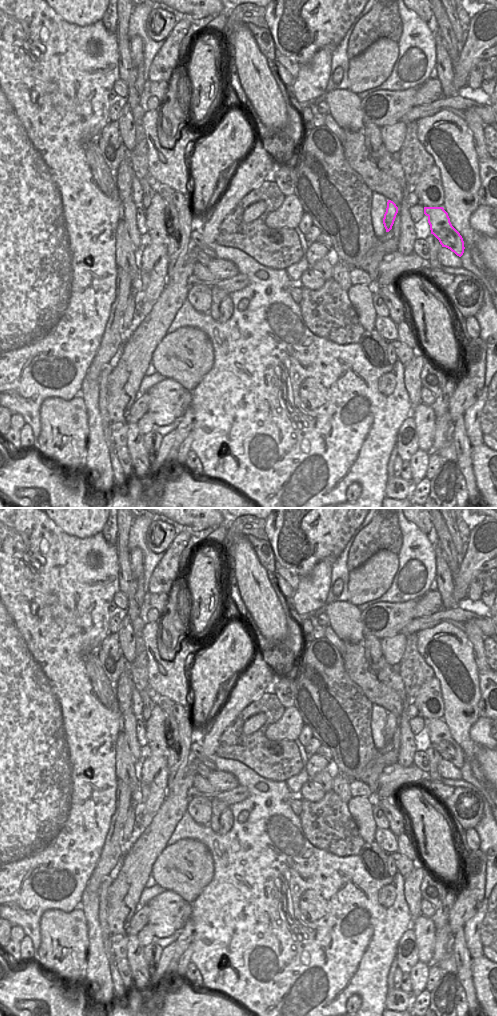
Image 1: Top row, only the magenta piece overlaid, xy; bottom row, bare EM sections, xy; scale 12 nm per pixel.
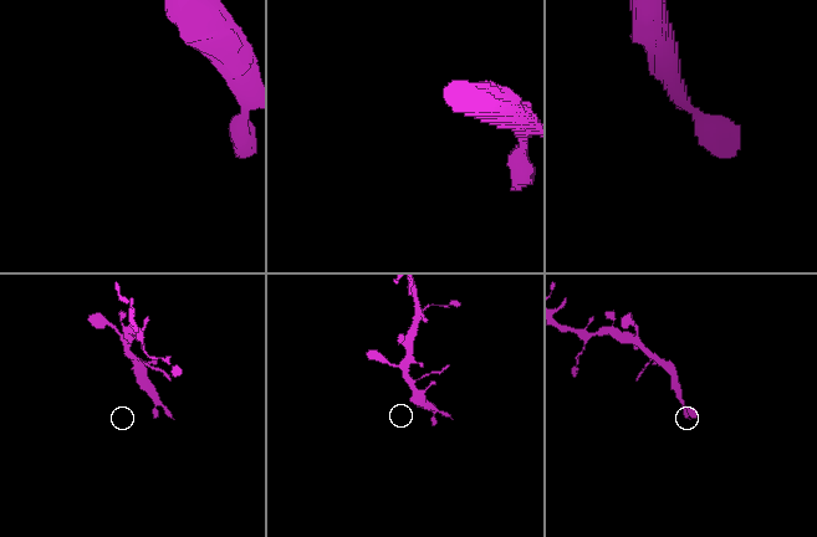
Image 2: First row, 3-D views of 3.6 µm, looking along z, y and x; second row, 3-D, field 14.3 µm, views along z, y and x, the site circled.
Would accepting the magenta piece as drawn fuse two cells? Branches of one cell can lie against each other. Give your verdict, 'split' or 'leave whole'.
leave whole

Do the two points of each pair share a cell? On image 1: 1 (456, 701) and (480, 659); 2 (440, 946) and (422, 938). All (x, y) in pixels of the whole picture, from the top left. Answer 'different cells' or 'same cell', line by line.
1: different cells
2: different cells

